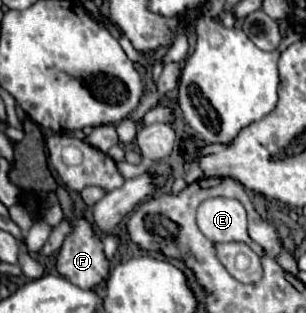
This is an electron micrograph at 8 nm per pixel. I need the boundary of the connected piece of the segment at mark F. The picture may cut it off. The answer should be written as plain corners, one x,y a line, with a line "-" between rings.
79,219
57,255
57,271
81,289
101,285
109,275
103,243
87,219

